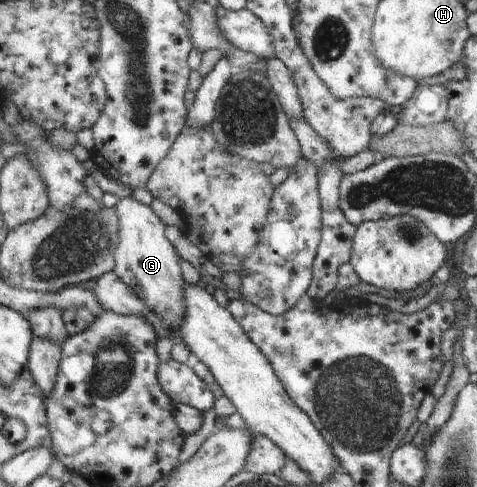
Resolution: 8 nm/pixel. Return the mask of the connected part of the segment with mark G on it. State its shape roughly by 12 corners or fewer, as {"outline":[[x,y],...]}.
{"outline":[[121,199],[113,272],[172,331],[180,257],[148,204]]}

